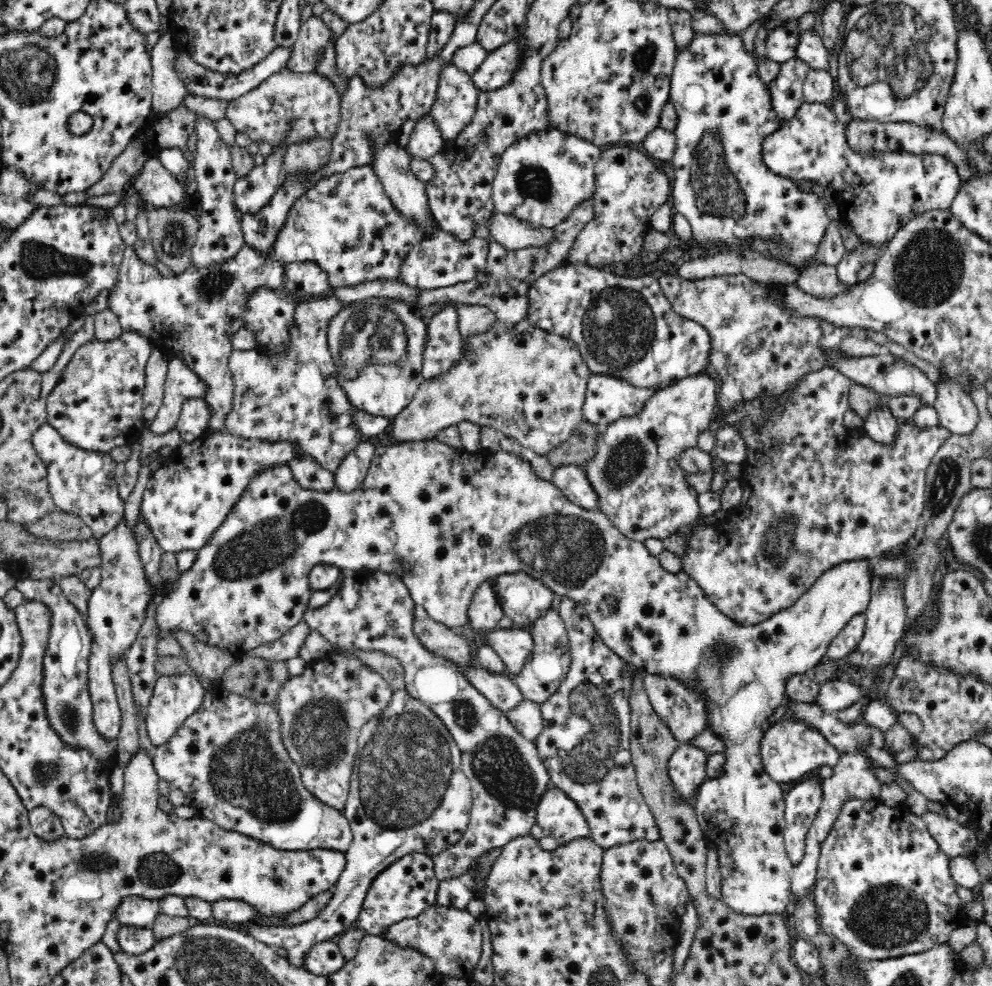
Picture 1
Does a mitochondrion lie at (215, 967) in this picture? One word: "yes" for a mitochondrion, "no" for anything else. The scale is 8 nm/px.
yes

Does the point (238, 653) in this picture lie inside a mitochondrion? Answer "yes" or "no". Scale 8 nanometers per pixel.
no

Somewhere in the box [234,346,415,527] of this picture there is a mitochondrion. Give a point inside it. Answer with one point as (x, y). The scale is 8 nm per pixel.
(327, 407)

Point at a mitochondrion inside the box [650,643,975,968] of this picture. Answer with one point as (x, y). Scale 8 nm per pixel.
(886, 917)

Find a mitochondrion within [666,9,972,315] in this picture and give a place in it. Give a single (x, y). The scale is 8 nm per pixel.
(925, 270)

